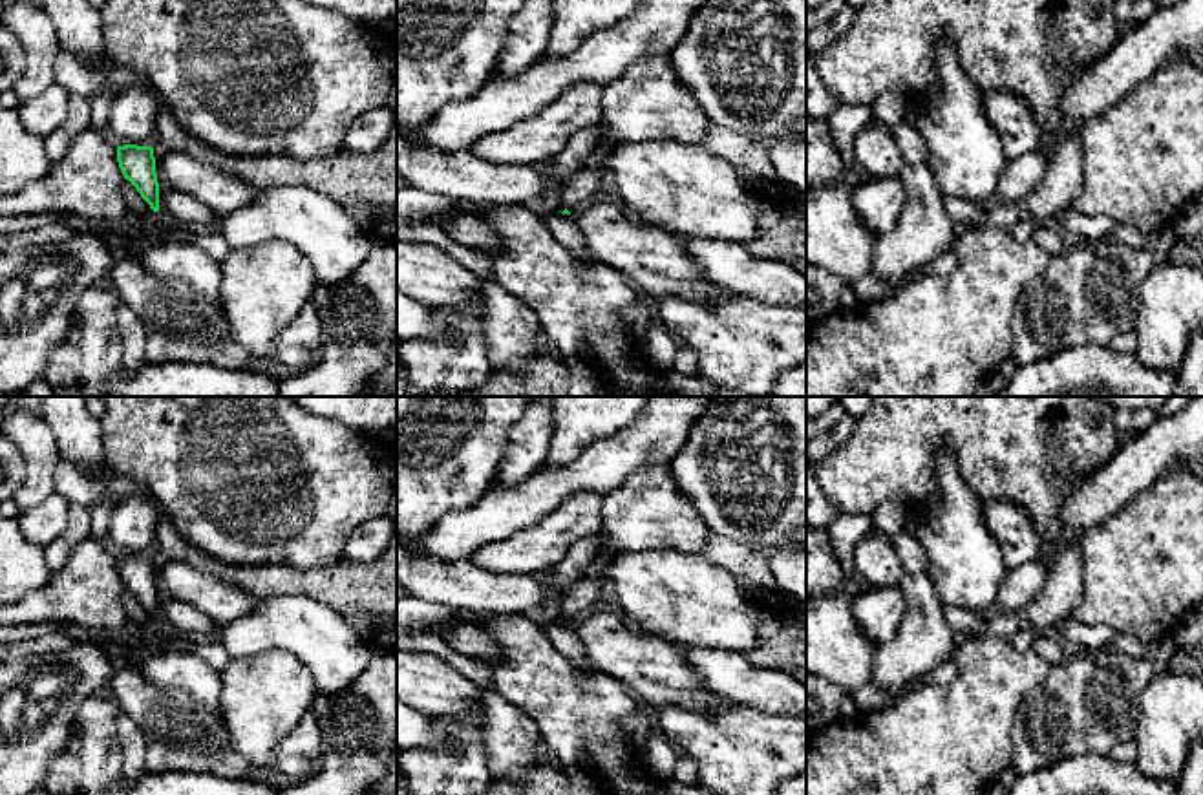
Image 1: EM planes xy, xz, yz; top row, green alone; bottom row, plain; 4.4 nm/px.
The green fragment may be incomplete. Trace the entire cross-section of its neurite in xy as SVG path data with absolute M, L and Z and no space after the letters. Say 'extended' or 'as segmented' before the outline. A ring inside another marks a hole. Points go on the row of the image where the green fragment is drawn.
as segmented | M117 146L119 168L154 212L159 212L159 183L152 146Z

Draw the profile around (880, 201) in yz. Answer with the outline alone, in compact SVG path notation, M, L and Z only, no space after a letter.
M870 177L852 190L856 212L876 236L898 227L905 201L907 190L901 177Z

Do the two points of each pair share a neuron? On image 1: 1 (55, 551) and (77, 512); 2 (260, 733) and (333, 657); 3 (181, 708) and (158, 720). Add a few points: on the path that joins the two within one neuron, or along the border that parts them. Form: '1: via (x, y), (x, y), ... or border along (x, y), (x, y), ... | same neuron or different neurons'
1: via (64, 541), (77, 529), (77, 521) | same neuron
2: border along (282, 649), (289, 651), (311, 675), (317, 693) | different neurons
3: via (176, 713), (170, 719), (163, 719) | same neuron

